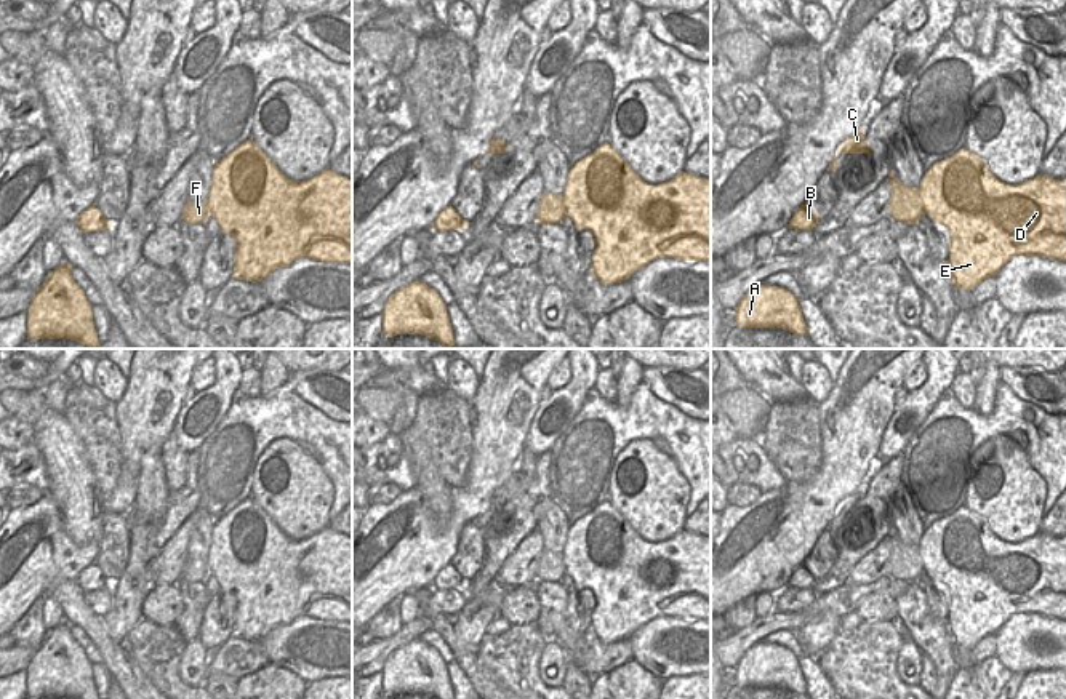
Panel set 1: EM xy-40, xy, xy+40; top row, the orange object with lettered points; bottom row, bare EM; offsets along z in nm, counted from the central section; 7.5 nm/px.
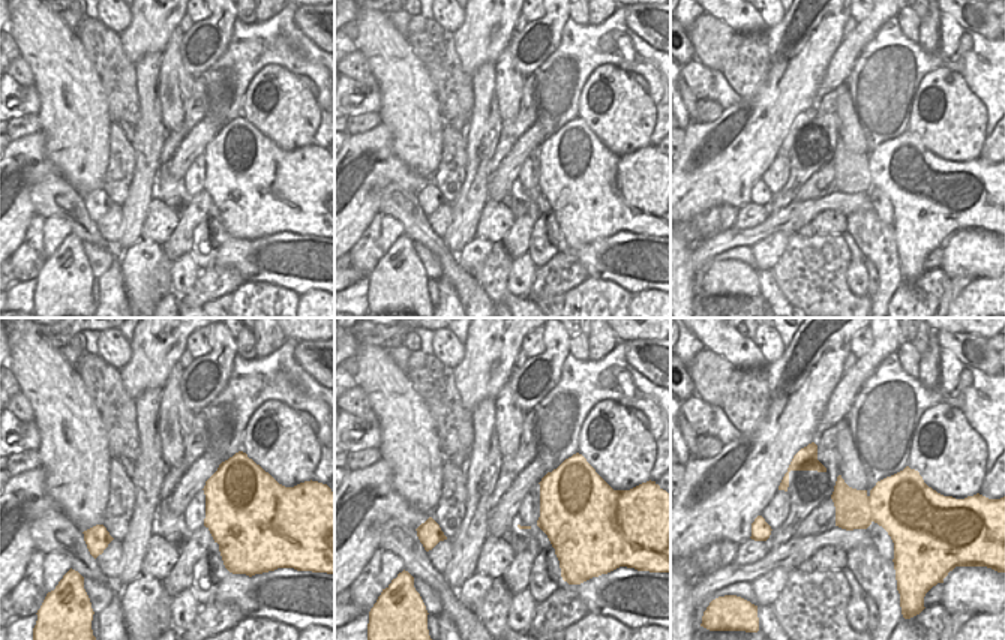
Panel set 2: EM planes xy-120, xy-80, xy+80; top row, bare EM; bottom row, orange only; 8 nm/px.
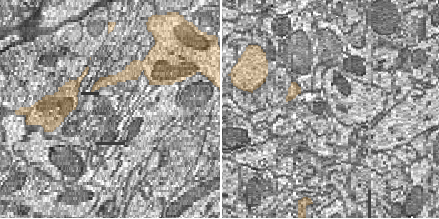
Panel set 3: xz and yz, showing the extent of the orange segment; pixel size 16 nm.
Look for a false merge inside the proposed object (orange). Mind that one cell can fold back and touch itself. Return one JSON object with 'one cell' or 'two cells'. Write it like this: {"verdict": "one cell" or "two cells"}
{"verdict": "two cells"}

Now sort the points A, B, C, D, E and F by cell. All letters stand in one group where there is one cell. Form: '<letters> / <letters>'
A B D E / C F

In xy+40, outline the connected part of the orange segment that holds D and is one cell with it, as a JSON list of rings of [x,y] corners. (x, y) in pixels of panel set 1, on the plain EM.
[[[962,505],[932,523],[920,544],[925,573],[949,589],[949,630],[956,646],[973,648],[994,635],[1013,614],[1042,614],[1066,621],[1066,536],[1037,533],[1012,544]]]

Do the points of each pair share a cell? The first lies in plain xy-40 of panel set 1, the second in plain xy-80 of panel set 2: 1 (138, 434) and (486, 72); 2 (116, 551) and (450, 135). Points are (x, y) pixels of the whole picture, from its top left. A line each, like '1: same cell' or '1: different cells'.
1: different cells
2: same cell

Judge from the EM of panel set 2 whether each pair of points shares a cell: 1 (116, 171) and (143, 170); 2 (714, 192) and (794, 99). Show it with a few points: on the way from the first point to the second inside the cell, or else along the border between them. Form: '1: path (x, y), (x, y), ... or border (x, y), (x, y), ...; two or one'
1: border (131, 143), (134, 177), (122, 203); two
2: path (723, 170), (771, 122); one

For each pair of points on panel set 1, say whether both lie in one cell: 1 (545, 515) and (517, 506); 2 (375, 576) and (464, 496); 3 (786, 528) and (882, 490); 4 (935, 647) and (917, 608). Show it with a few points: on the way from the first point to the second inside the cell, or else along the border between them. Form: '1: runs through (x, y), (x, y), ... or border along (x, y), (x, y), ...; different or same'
1: border along (549, 496), (545, 496), (533, 507), (535, 528); different
2: runs through (402, 549), (431, 549), (455, 523); same
3: border along (879, 463), (860, 487); different
4: runs through (933, 637), (917, 618); same

